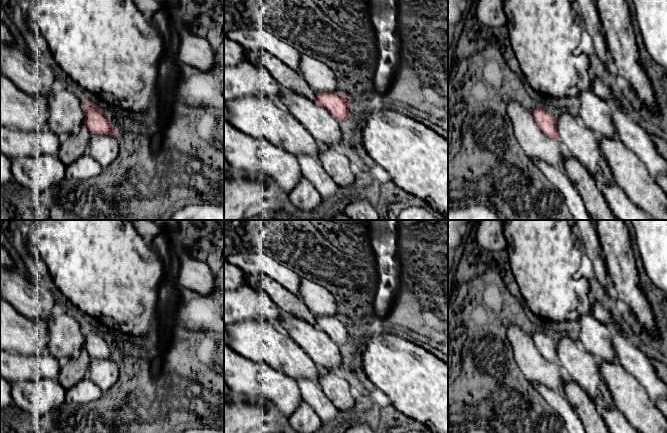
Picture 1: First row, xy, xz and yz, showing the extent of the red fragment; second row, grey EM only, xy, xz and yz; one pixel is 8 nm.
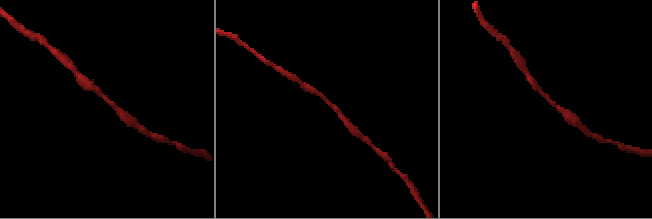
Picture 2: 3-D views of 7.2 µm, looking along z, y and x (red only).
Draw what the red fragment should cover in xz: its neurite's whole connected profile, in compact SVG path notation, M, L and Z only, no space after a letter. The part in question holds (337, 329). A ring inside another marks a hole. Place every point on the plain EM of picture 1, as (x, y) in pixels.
M337 316L315 318L316 327L325 332L338 346L347 342L351 329L345 320Z

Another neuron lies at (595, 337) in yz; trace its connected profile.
M591 314L582 315L577 322L580 325L579 339L582 348L587 350L598 363L616 361L611 329L596 320Z

